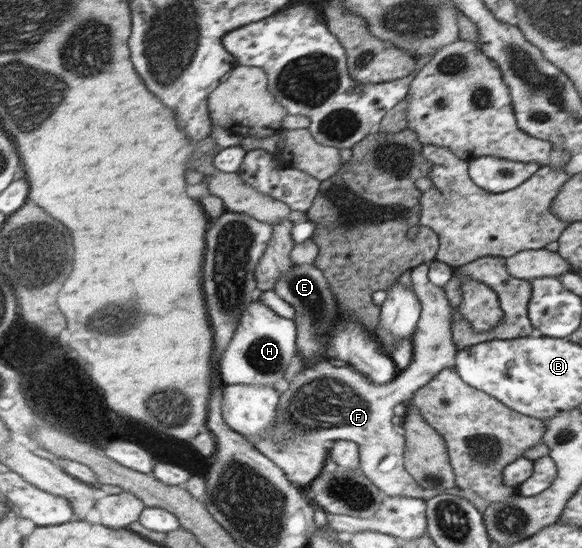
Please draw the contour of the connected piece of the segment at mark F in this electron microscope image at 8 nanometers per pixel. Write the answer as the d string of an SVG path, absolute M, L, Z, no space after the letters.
M428 263L411 268L413 291L420 300L421 314L414 335L411 337L413 344L412 363L404 371L399 372L396 380L390 384L378 385L365 377L362 372L358 372L350 366L336 367L330 364L330 360L324 360L312 365L312 367L304 365L302 371L290 381L289 389L279 395L276 409L279 413L277 427L274 432L254 442L254 446L266 458L281 467L288 474L290 481L294 481L299 487L308 487L316 477L321 475L333 443L337 440L345 440L356 442L360 447L360 468L363 475L384 495L417 498L426 501L429 501L434 495L438 495L438 493L423 489L414 480L413 475L404 469L404 429L403 427L394 427L394 423L392 423L394 407L400 406L400 403L409 403L418 389L430 383L430 380L434 379L438 372L454 365L458 355L458 345L454 343L454 331L452 331L452 305L450 305L444 289L430 281L428 272Z

